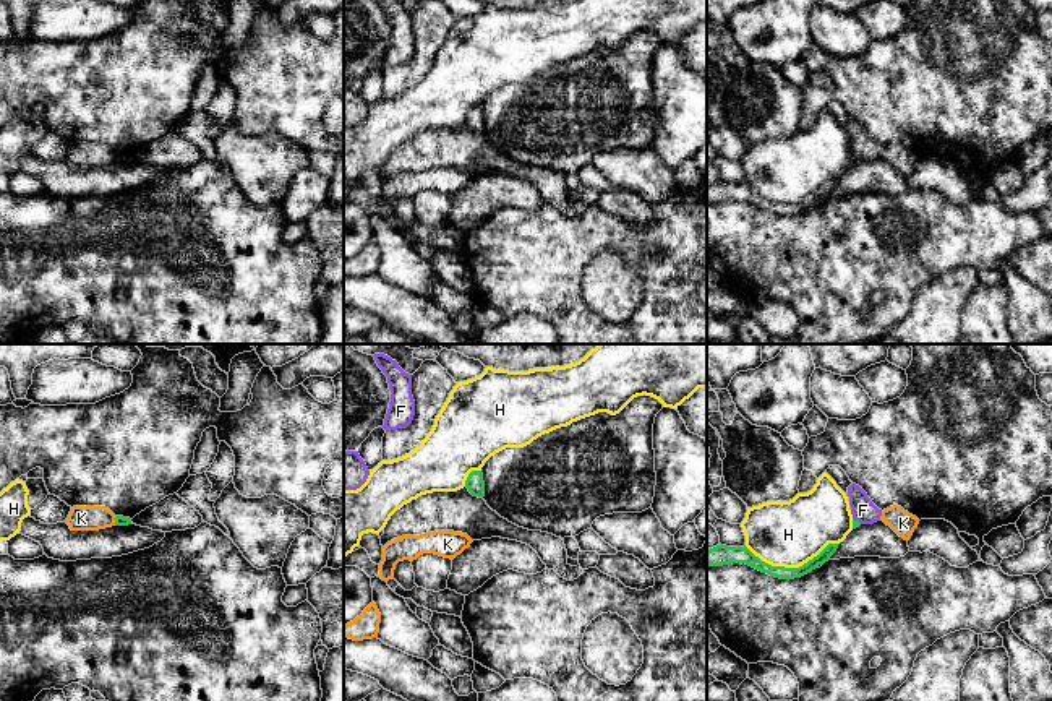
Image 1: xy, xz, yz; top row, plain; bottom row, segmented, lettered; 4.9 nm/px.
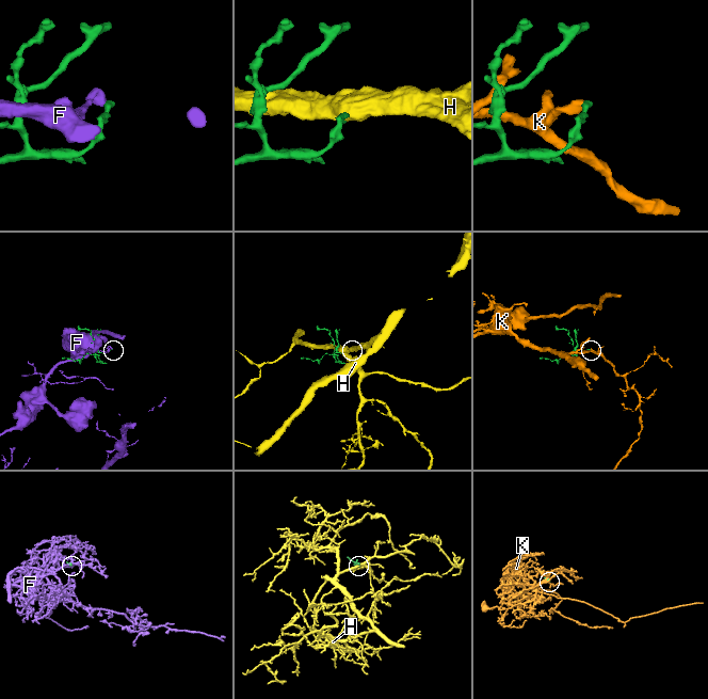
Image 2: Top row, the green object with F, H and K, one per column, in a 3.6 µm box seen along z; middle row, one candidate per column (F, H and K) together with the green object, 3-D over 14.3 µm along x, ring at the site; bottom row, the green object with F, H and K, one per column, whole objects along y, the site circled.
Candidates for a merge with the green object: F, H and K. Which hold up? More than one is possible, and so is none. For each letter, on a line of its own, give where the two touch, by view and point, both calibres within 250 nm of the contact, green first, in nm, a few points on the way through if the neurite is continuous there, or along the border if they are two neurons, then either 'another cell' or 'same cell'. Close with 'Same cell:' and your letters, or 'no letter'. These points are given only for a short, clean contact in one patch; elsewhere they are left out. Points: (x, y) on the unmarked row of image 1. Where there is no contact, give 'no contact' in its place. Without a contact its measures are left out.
F: meets green in yz at (858, 158); 30 nm thick on the green side, 120 nm on the other; border along yz (853, 154), (861, 159); another cell
H: meets green in yz at (791, 205); 80 nm thick on the green side, 320 nm on the other; another cell
K: meets green in xy at (115, 158); 50 nm thick on the green side, 130 nm on the other; border along xy (114, 153), (115, 161); another cell
Same cell: no letter

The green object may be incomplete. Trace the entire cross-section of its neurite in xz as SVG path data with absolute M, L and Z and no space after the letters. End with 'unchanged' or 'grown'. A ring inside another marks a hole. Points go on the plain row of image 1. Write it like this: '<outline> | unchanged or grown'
M472 107L465 117L465 123L473 133L485 133L485 118L481 107Z | unchanged

